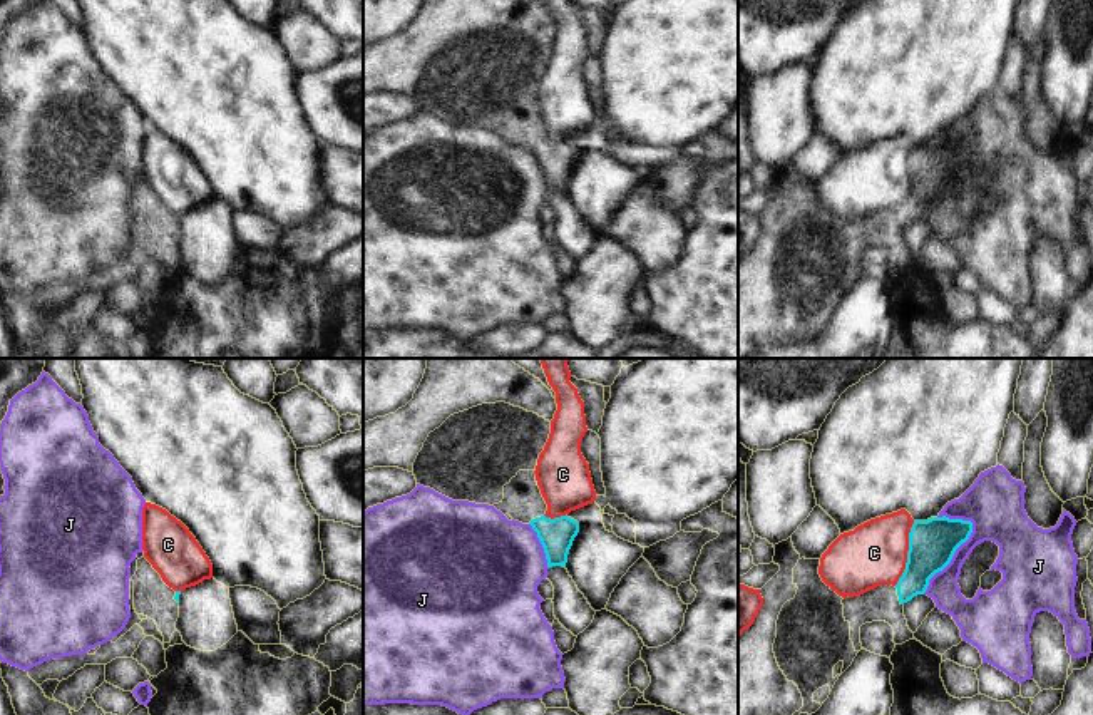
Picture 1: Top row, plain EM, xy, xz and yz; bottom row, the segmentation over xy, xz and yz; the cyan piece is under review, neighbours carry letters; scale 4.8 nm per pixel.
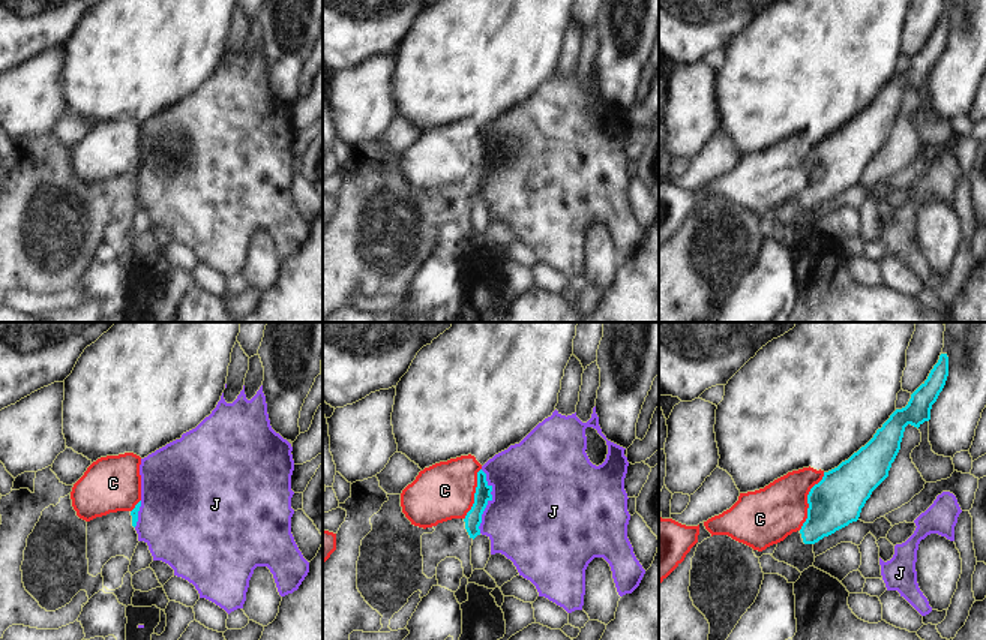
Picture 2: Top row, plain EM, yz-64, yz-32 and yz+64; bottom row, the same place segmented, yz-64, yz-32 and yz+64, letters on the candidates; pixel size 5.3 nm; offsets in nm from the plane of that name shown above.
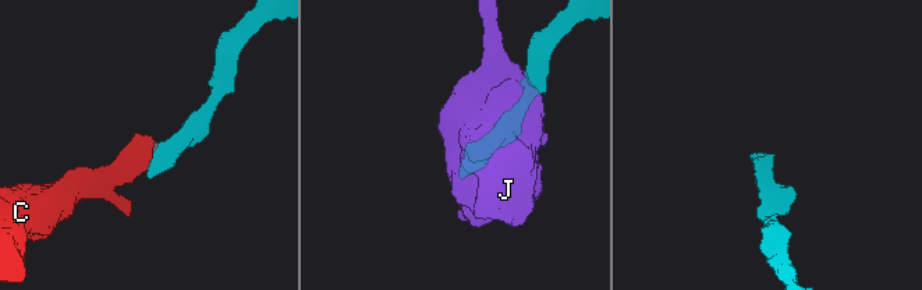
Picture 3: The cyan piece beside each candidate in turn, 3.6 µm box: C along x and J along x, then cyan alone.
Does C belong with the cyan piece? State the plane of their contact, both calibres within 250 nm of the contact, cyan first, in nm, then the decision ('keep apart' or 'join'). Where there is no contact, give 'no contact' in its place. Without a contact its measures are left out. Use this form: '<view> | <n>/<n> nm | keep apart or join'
yz | 220/300 nm | join

